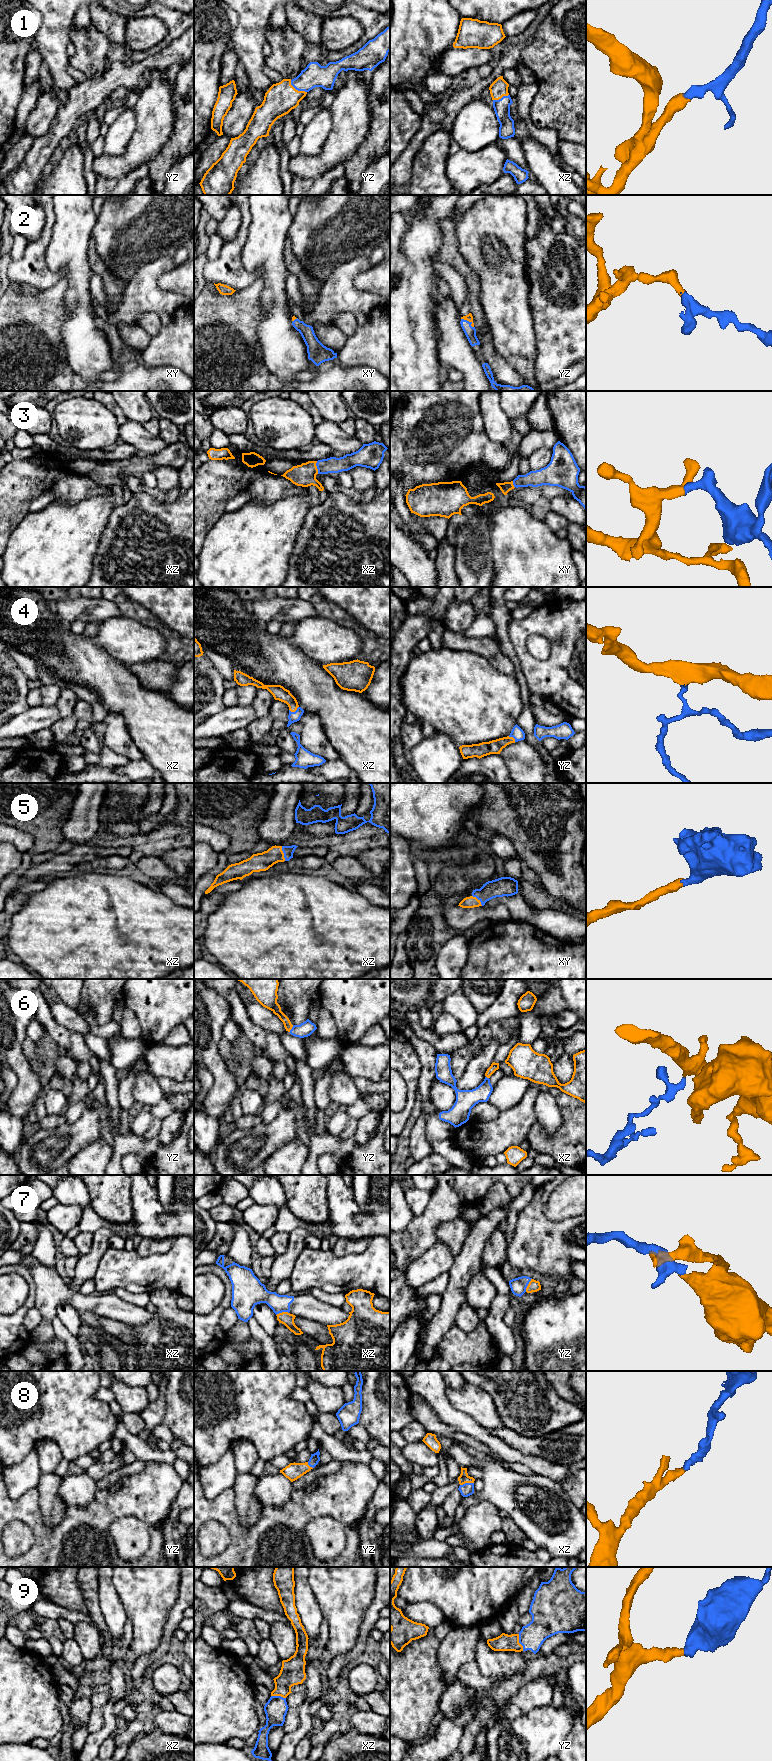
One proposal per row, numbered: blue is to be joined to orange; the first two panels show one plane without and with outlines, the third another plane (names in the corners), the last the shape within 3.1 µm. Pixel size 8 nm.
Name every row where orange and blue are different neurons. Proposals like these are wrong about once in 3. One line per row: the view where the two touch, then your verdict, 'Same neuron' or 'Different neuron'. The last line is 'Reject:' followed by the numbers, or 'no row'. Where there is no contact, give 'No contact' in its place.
1: Touches orange in yz. Same neuron
2: Touches orange in yz. Same neuron
3: Touches orange in xz. Same neuron
4: Touches orange in xz. Same neuron
5: Touches orange in xz. Same neuron
6: Touches orange in yz. Same neuron
7: Touches orange in yz. Different neuron
8: Touches orange in xz. Same neuron
9: Touches orange in yz. Same neuron
Reject: 7

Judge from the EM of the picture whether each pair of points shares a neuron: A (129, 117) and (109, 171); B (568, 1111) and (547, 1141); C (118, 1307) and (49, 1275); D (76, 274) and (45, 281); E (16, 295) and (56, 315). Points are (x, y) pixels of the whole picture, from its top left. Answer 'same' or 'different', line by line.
A: different
B: same
C: same
D: different
E: same

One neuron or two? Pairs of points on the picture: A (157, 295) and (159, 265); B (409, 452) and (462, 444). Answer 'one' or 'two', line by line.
A: one
B: one

